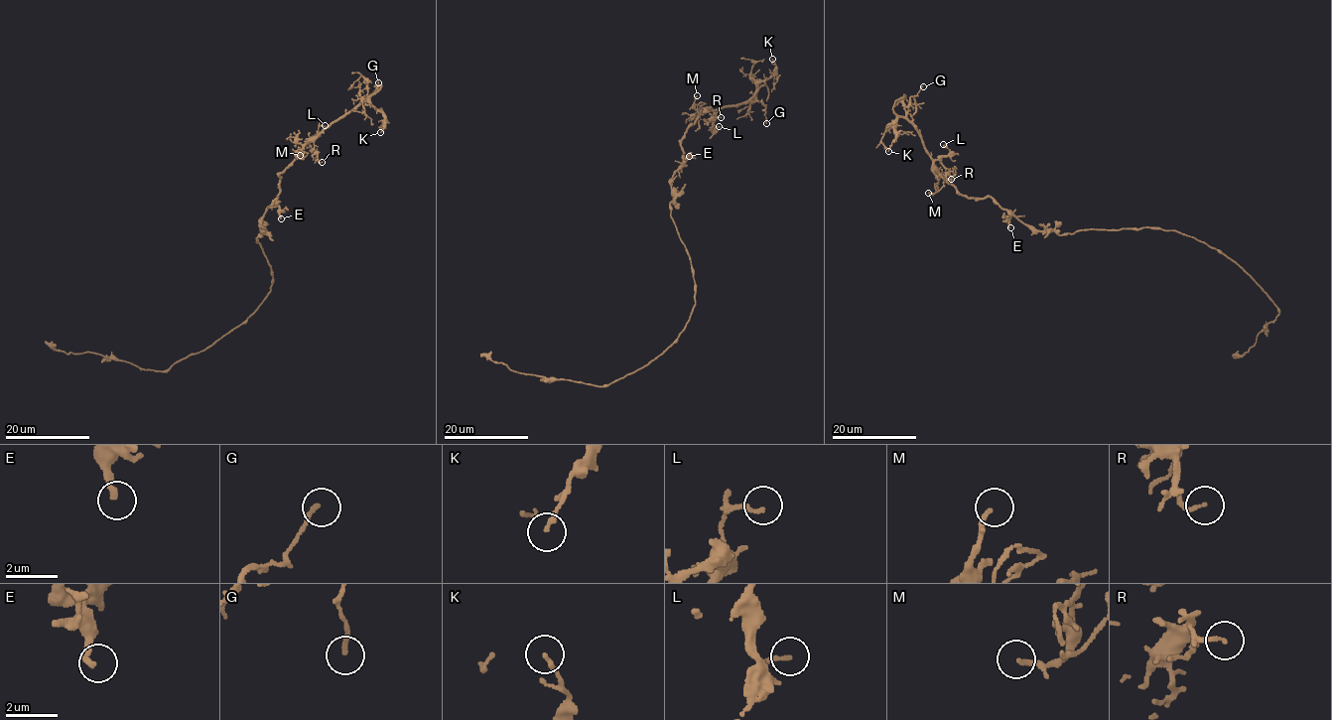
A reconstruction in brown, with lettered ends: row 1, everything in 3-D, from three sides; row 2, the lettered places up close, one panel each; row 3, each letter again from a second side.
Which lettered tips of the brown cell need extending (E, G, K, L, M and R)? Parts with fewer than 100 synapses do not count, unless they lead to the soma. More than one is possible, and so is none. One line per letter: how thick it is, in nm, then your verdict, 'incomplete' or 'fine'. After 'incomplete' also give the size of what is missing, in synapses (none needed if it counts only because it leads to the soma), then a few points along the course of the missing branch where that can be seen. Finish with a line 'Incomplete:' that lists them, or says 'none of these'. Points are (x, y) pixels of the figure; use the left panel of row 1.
E: calibre 220 nm; fine
G: calibre 160 nm; fine
K: calibre 140 nm; fine
L: calibre 160 nm; fine
M: calibre 190 nm; fine
R: calibre 140 nm; fine
Incomplete: none of these

